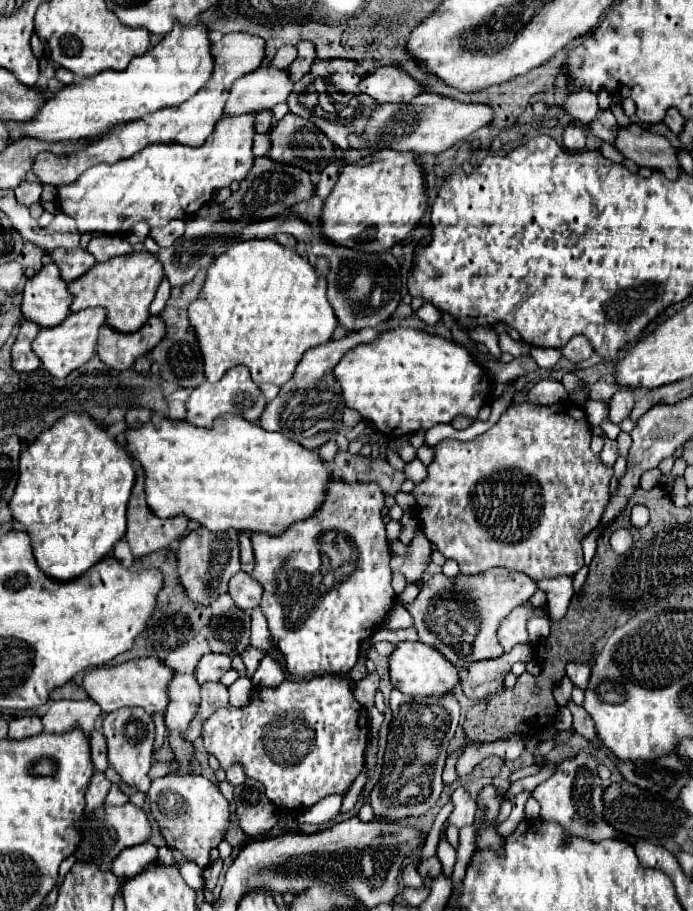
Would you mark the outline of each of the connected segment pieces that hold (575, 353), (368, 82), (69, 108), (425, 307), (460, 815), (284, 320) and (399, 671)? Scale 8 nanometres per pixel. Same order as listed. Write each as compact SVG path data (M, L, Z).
M575 335L563 349L563 355L573 361L573 363L579 363L579 361L585 361L593 355L593 347L589 343L589 339L585 339L583 335Z
M395 65L377 67L363 77L359 85L361 93L373 97L377 103L409 103L423 87L409 75L399 71Z
M175 23L171 33L151 51L133 59L127 71L101 71L91 79L81 79L57 93L49 93L39 113L21 123L21 133L23 137L39 141L99 139L117 125L143 119L165 107L179 107L211 77L213 63L209 45L207 29L201 23L191 27L179 27L179 23Z
M430 303L423 304L415 313L421 320L428 323L429 326L434 326L441 320L441 312L436 310Z
M459 787L453 793L453 803L455 803L455 809L453 809L451 817L447 819L447 823L455 825L459 829L465 825L471 825L475 819L475 811L477 811L477 803L471 799L471 795L463 787Z
M249 239L229 245L211 263L203 291L189 305L189 323L199 341L205 379L217 383L227 369L245 365L257 385L273 383L283 387L295 373L303 353L311 347L327 343L337 327L335 313L327 303L325 291L327 285L319 279L319 275L315 275L315 267L301 259L293 249L283 247L273 239Z
M403 641L399 643L393 653L389 655L389 677L395 689L401 693L413 697L413 699L423 699L431 695L445 695L447 691L453 691L455 685L459 683L459 675L455 665L451 665L437 649L421 643L421 641Z

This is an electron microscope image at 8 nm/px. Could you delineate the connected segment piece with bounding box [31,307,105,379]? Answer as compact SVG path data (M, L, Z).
M101 307L69 313L67 319L59 323L59 327L51 327L51 331L39 331L31 343L31 349L35 351L41 361L41 367L47 373L55 375L57 379L63 379L95 355L95 339L101 325L105 325L105 309Z

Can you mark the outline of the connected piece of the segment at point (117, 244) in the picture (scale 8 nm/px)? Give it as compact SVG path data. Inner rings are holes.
M105 235L105 237L93 237L89 241L89 253L97 259L97 261L109 261L113 257L119 255L129 255L133 253L131 243L121 237L121 235Z

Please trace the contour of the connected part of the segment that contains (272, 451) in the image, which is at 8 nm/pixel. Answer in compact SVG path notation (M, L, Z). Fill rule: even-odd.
M221 415L213 421L213 427L193 427L187 421L169 421L163 419L159 425L143 423L143 425L131 425L125 431L125 439L127 439L127 451L133 455L133 459L137 459L143 465L145 471L145 493L147 493L147 505L149 509L157 515L157 517L175 517L175 515L185 515L187 519L193 519L197 523L201 523L203 527L207 527L209 531L227 531L227 529L237 529L237 531L263 531L269 535L277 535L281 531L285 531L291 523L305 519L307 515L311 515L313 511L319 509L319 503L325 499L325 487L329 485L331 475L325 471L323 461L319 459L319 455L315 451L307 451L305 447L299 447L299 443L291 443L291 439L287 439L285 435L279 433L269 433L263 431L263 427L259 427L257 423L247 423L245 419L239 419L237 415Z

